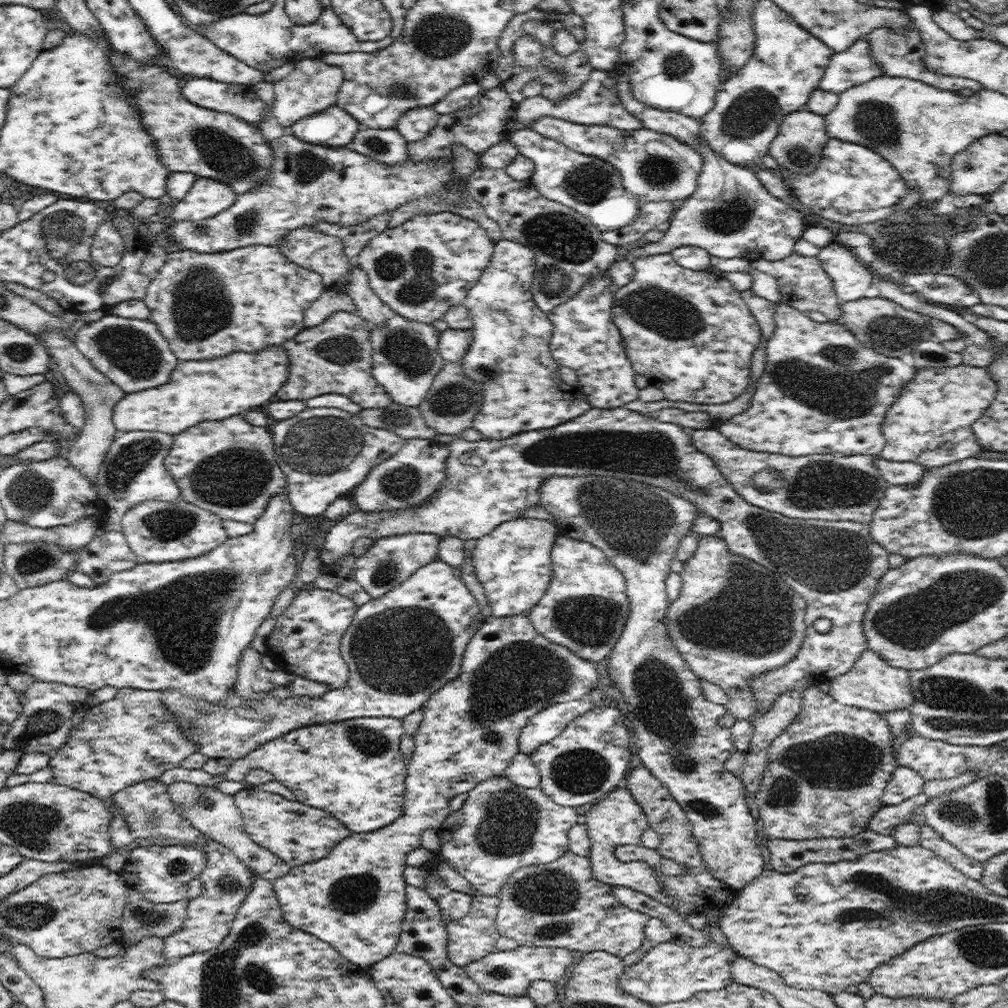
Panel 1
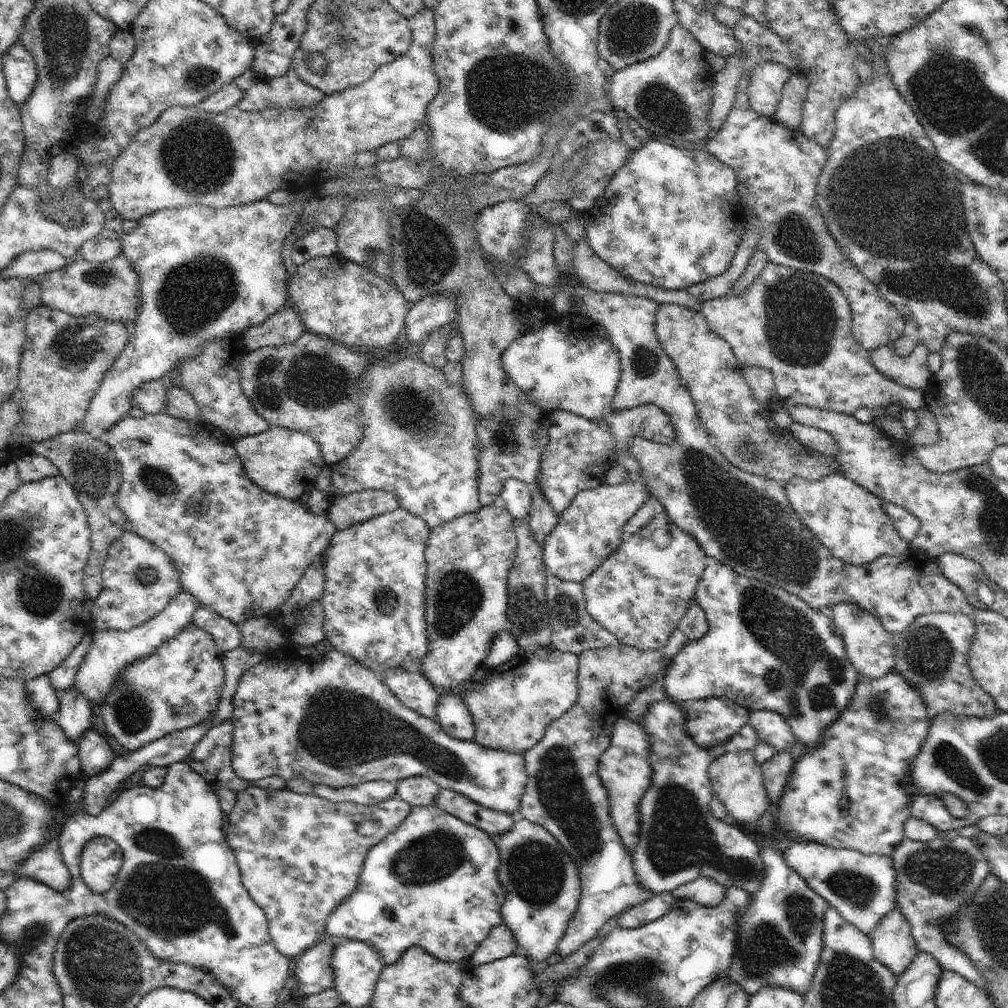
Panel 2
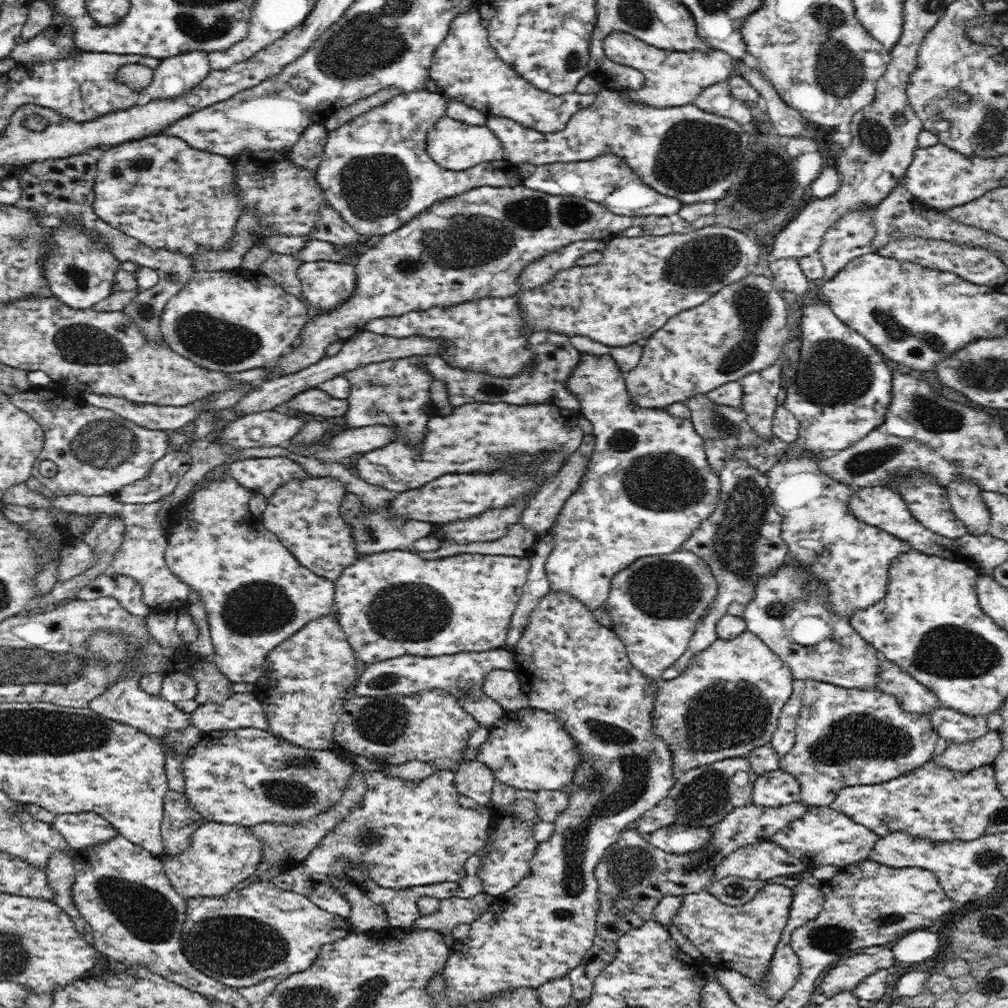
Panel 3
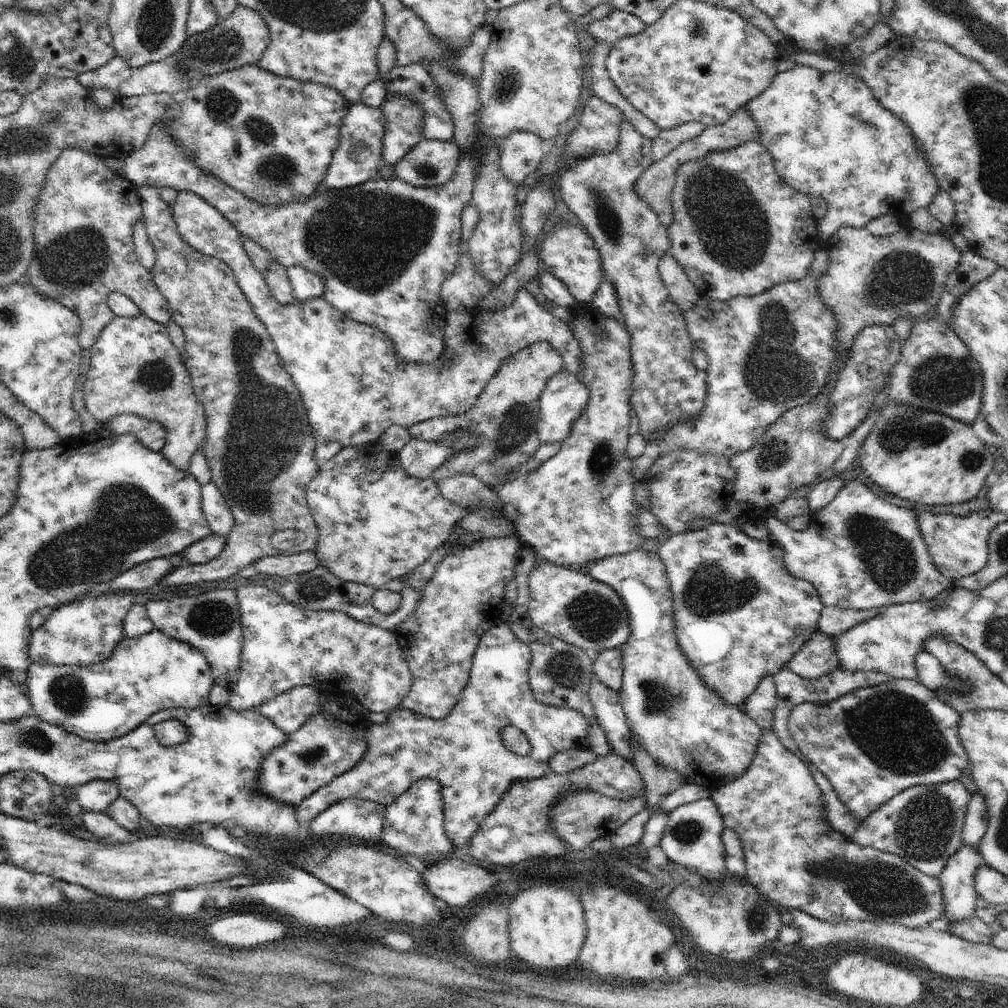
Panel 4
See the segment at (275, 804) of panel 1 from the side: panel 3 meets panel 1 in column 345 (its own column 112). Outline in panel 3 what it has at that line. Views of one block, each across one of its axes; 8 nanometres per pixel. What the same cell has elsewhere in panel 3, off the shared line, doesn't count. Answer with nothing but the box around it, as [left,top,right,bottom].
[52,811,119,851]

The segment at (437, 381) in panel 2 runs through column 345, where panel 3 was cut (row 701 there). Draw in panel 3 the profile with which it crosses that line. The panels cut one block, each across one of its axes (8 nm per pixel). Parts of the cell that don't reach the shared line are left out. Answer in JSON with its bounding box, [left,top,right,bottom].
[354,648,515,728]

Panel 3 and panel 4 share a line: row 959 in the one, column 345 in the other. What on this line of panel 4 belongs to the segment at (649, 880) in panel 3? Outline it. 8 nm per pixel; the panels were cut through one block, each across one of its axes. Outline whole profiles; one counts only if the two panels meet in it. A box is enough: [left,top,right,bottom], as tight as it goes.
[277,567,423,632]

